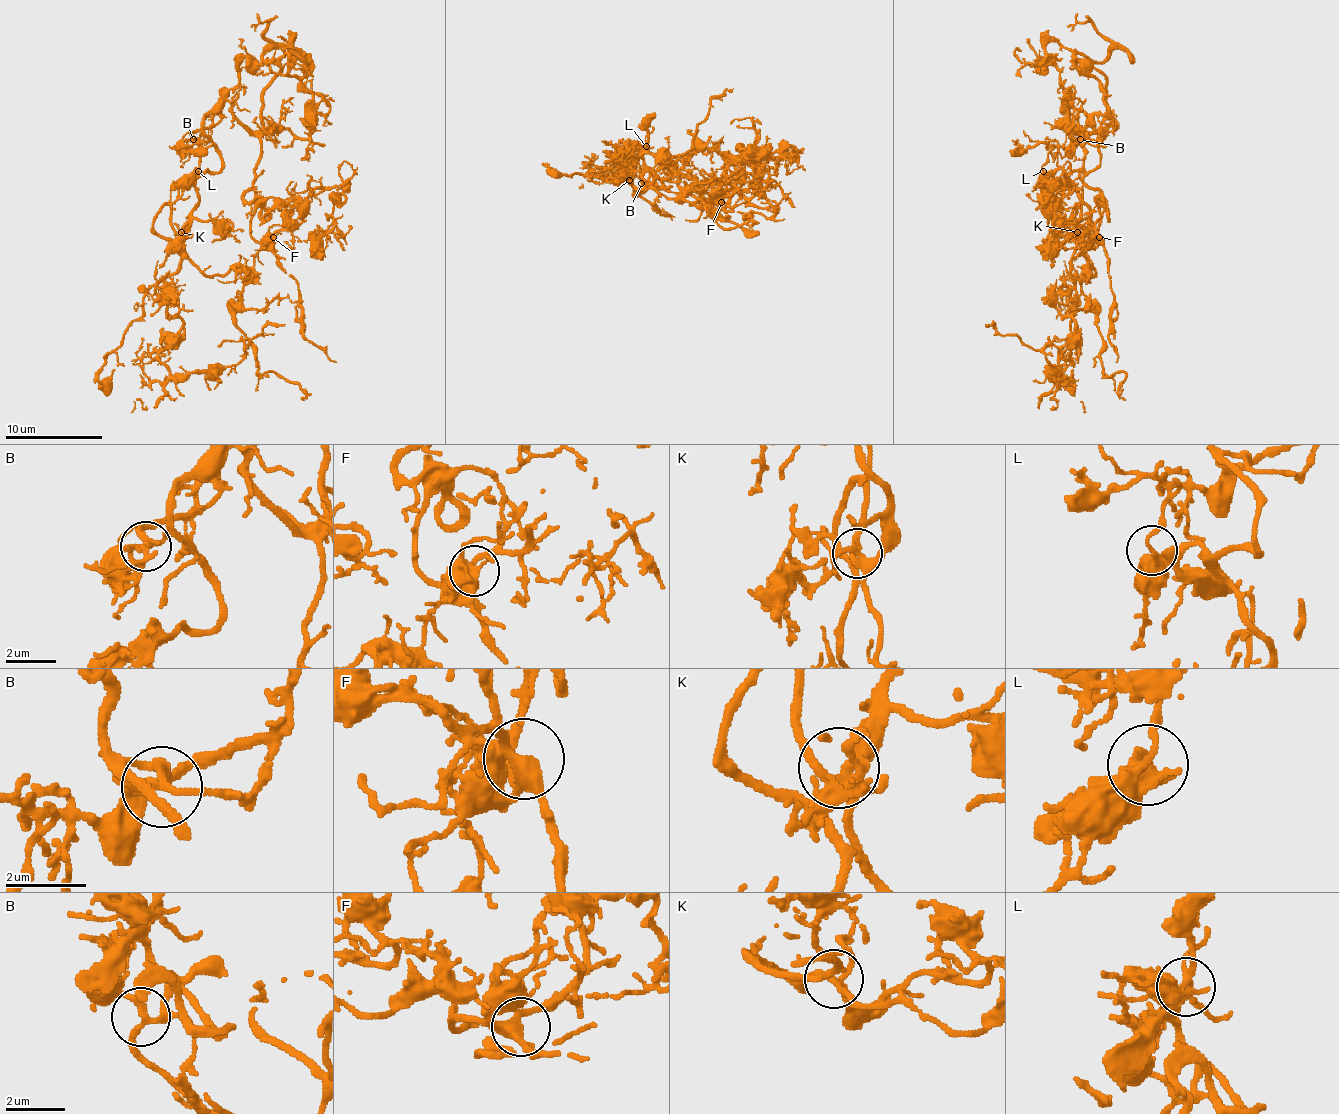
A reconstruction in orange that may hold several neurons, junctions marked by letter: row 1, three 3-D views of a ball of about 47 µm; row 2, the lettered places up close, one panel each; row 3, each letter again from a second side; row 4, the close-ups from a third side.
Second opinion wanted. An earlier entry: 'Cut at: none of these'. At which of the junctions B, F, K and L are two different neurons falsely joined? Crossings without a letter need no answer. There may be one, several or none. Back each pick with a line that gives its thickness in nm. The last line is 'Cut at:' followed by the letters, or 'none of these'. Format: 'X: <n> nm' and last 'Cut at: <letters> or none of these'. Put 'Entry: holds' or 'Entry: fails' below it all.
Cut at: none of these
Entry: holds

